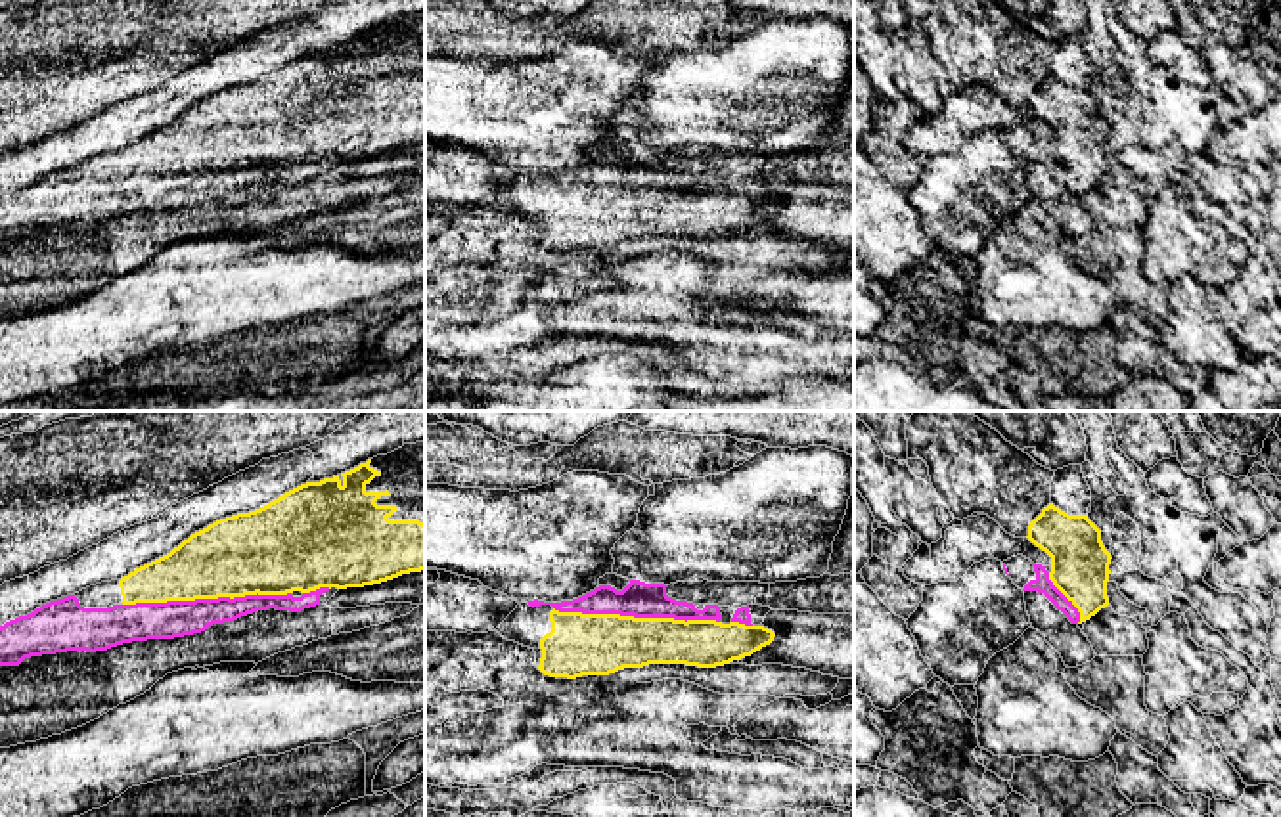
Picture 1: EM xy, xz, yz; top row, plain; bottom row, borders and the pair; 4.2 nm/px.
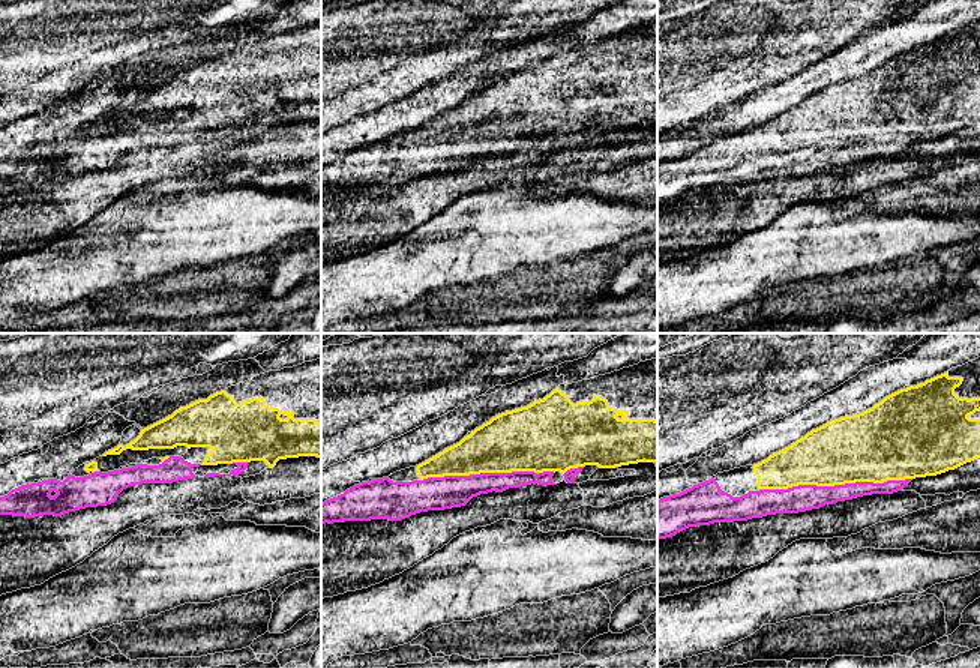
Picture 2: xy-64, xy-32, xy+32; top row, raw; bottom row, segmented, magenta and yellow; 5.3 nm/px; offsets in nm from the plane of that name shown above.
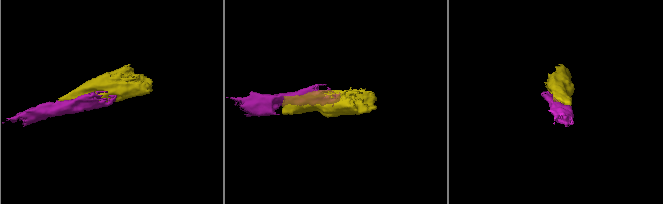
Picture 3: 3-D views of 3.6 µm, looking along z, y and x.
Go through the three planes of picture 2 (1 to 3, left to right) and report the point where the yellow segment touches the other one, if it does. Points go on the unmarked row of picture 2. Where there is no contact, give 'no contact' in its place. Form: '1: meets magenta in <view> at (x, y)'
1: meets magenta in xy-64 at (239, 126)
2: meets magenta in xy-32 at (477, 138)
3: meets magenta in xy+32 at (820, 150)

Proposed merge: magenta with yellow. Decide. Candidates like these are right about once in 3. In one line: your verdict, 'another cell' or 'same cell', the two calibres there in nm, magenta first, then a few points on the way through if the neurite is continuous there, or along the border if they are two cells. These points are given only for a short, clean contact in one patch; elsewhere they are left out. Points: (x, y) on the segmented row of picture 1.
same cell | 160/340 nm

